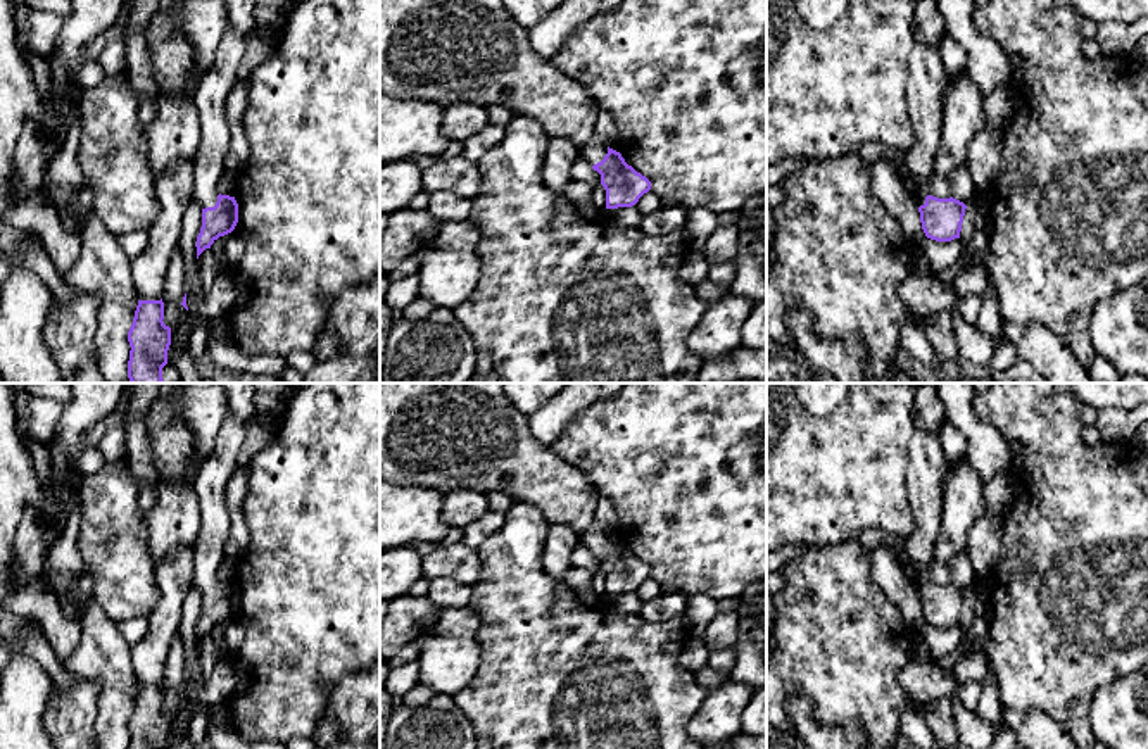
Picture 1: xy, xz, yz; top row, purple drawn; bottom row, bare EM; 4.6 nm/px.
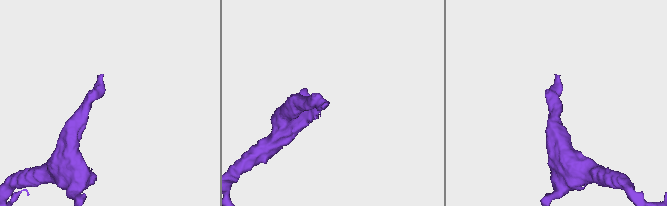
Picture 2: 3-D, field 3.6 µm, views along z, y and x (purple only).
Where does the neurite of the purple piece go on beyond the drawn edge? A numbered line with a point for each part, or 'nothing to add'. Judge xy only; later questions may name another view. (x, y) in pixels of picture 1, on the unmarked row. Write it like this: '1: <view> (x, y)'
1: xy (211, 478)

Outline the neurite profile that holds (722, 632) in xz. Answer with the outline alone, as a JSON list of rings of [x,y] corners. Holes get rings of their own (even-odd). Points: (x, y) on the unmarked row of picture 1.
[[[718,613],[708,625],[703,642],[711,651],[734,652],[737,645],[737,613]]]

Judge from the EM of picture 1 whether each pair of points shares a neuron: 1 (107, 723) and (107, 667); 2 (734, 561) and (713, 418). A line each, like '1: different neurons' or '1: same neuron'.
1: same neuron
2: same neuron

